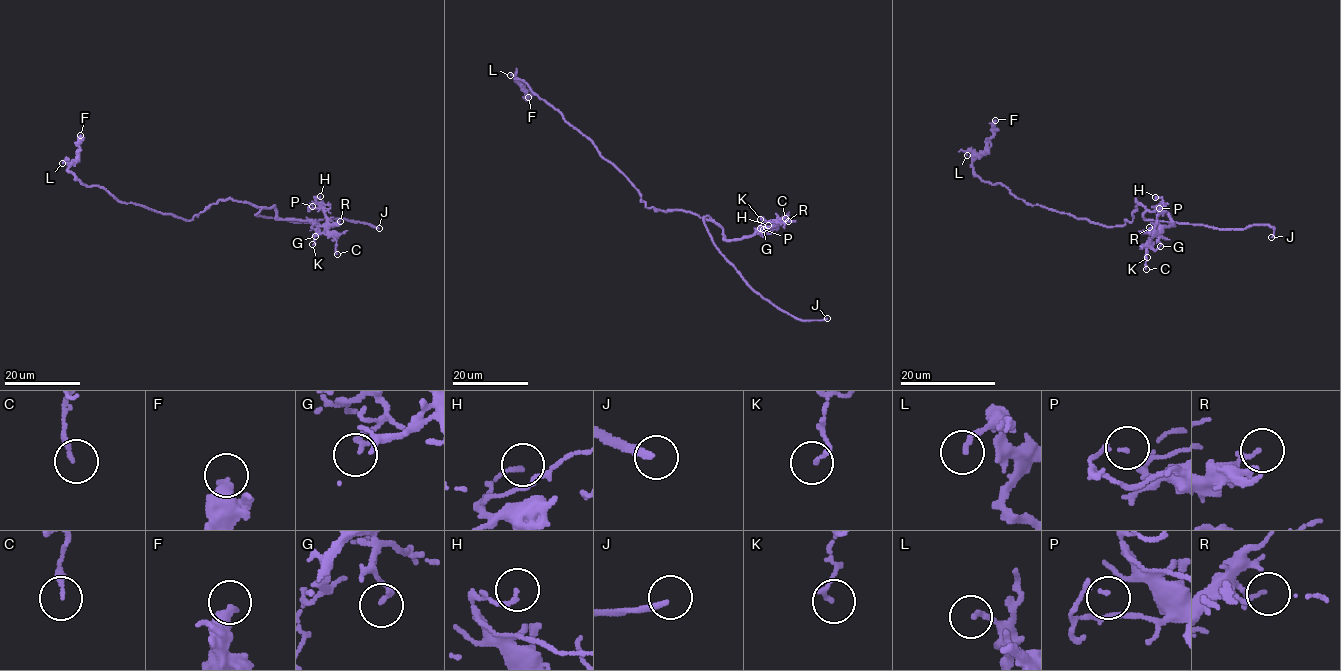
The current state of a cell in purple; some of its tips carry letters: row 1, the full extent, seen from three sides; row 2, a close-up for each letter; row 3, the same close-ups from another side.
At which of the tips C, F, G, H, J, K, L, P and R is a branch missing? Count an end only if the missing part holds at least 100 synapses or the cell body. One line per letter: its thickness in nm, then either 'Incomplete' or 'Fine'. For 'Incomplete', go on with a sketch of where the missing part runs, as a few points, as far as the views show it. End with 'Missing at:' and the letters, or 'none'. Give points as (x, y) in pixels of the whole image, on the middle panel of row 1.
C: Thickness 150 nm. Fine
F: Thickness 480 nm. Fine
G: Thickness 180 nm. Fine
H: Thickness 130 nm. Fine
J: Thickness 200 nm. Incomplete. Course of what is missing: (827, 318), (843, 315), (854, 305), (878, 300)
K: Thickness 150 nm. Fine
L: Thickness 170 nm. Fine
P: Thickness 130 nm. Fine
R: Thickness 130 nm. Fine
Missing at: J

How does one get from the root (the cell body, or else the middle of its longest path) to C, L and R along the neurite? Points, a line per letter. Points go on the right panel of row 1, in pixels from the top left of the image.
C: (1133, 214), (1136, 199), (1147, 210), (1162, 208), (1173, 223), (1151, 239), (1146, 252), (1146, 269)
L: (1133, 214), (1123, 225), (1103, 226), (1028, 205), (1004, 186), (983, 181), (972, 169), (971, 153), (967, 155)
R: (1133, 214), (1136, 199), (1147, 210), (1162, 208), (1173, 223), (1159, 233), (1151, 233), (1149, 227)

